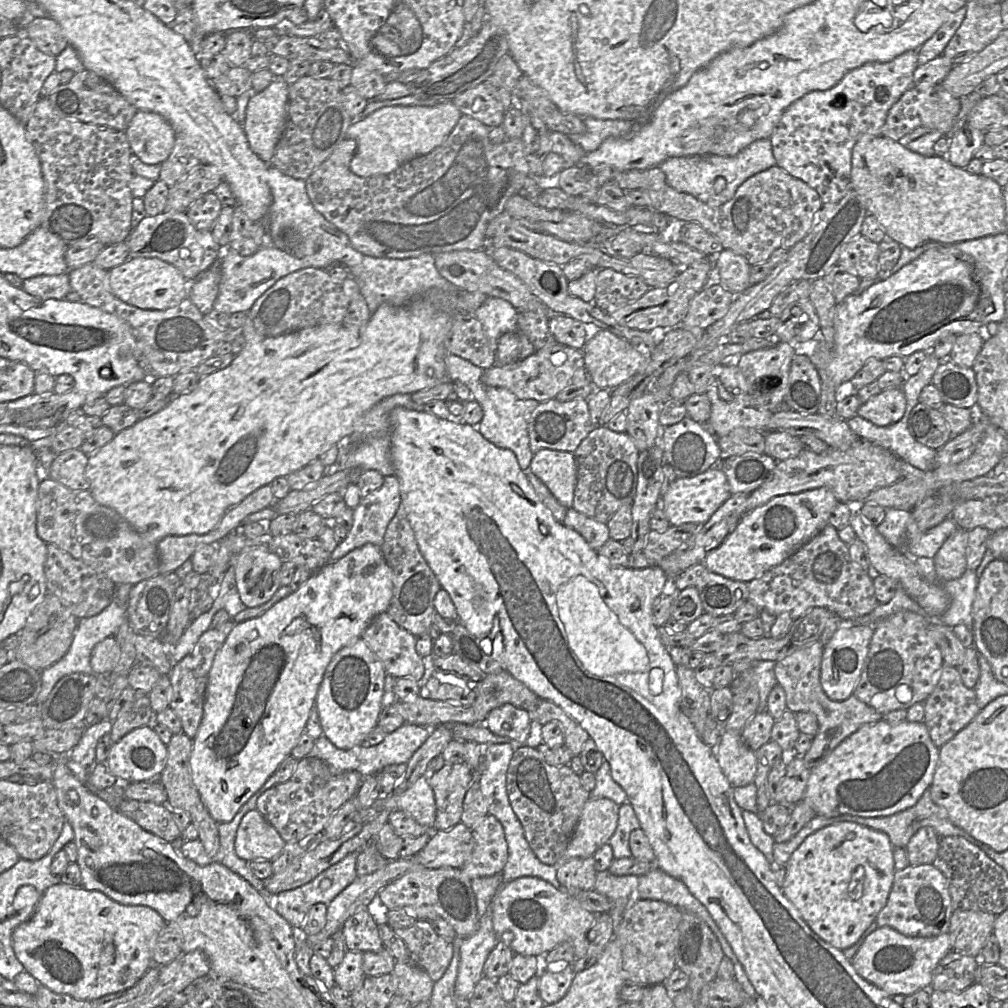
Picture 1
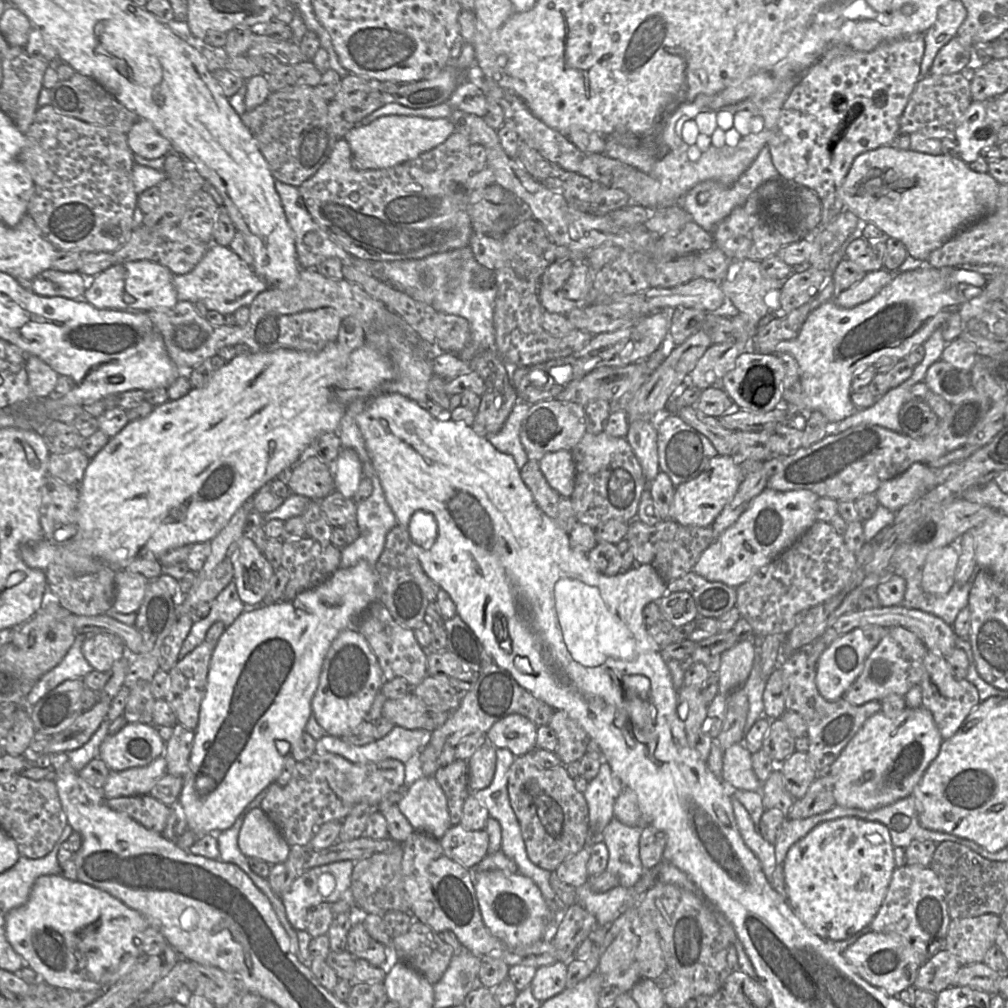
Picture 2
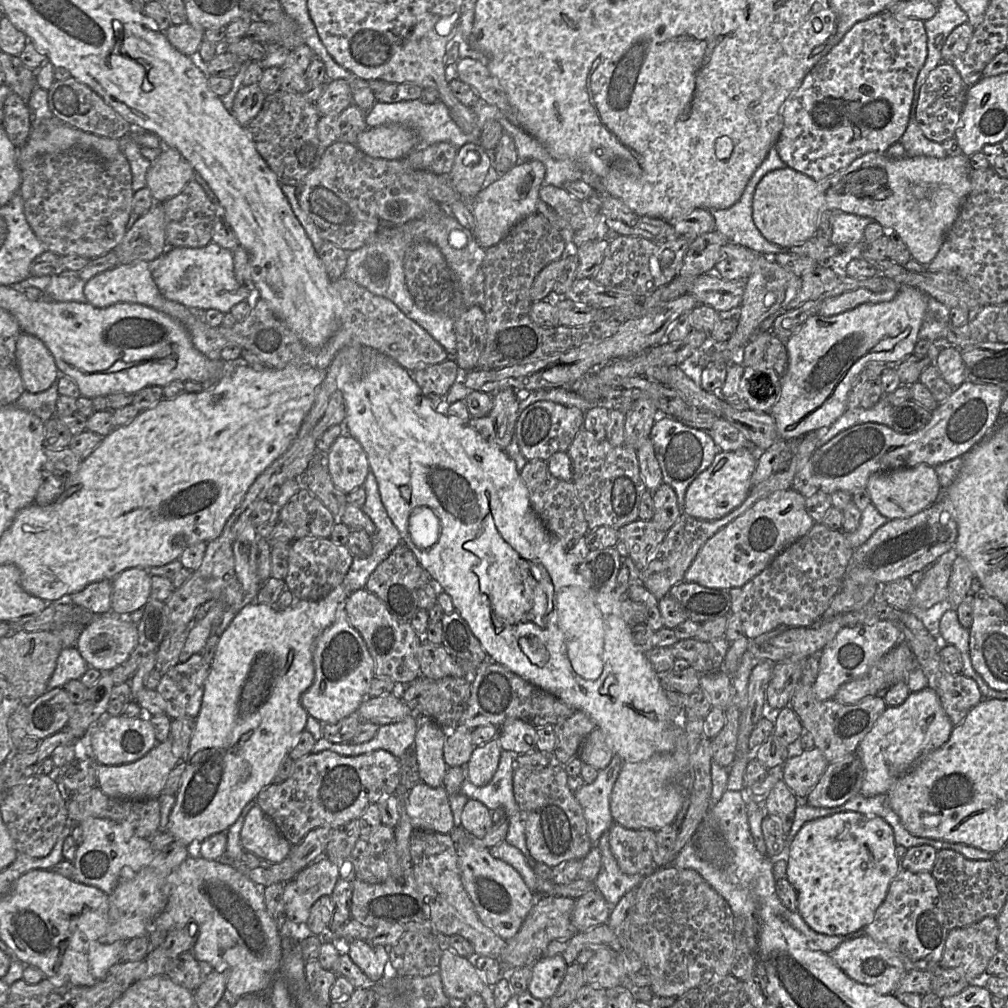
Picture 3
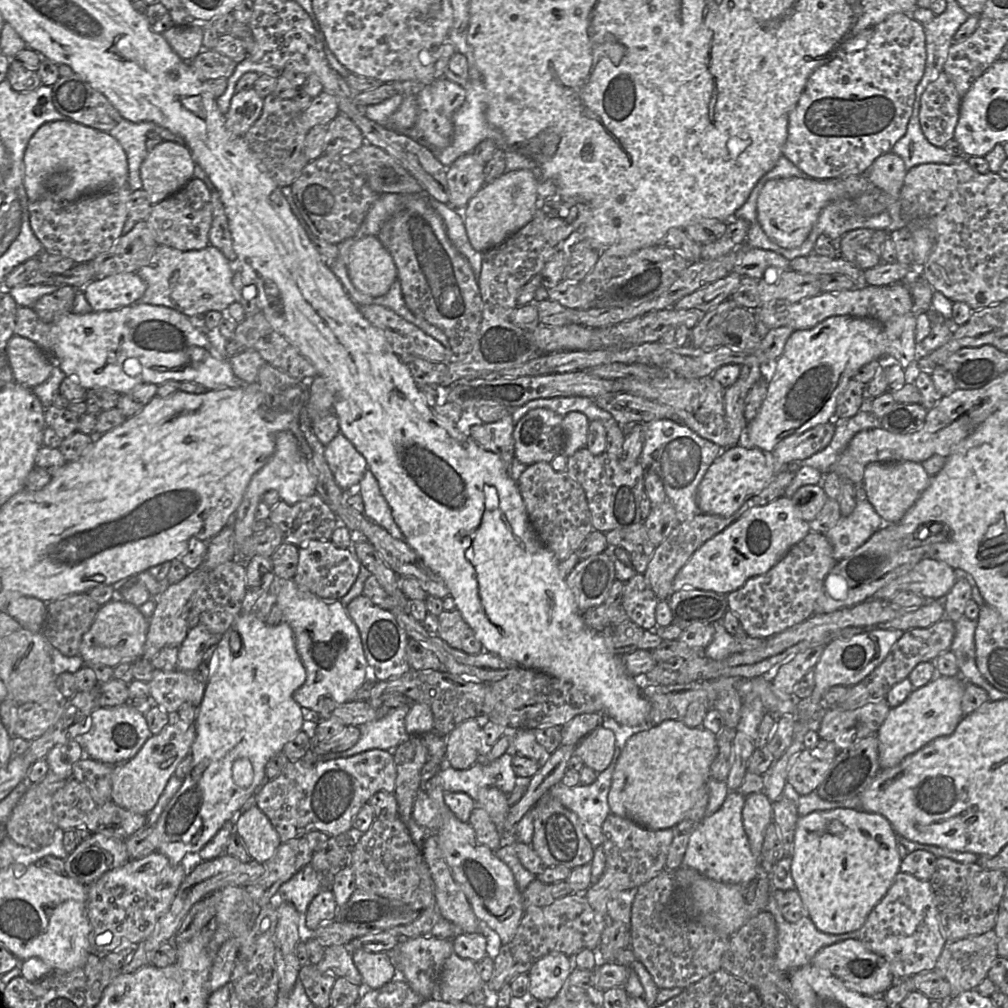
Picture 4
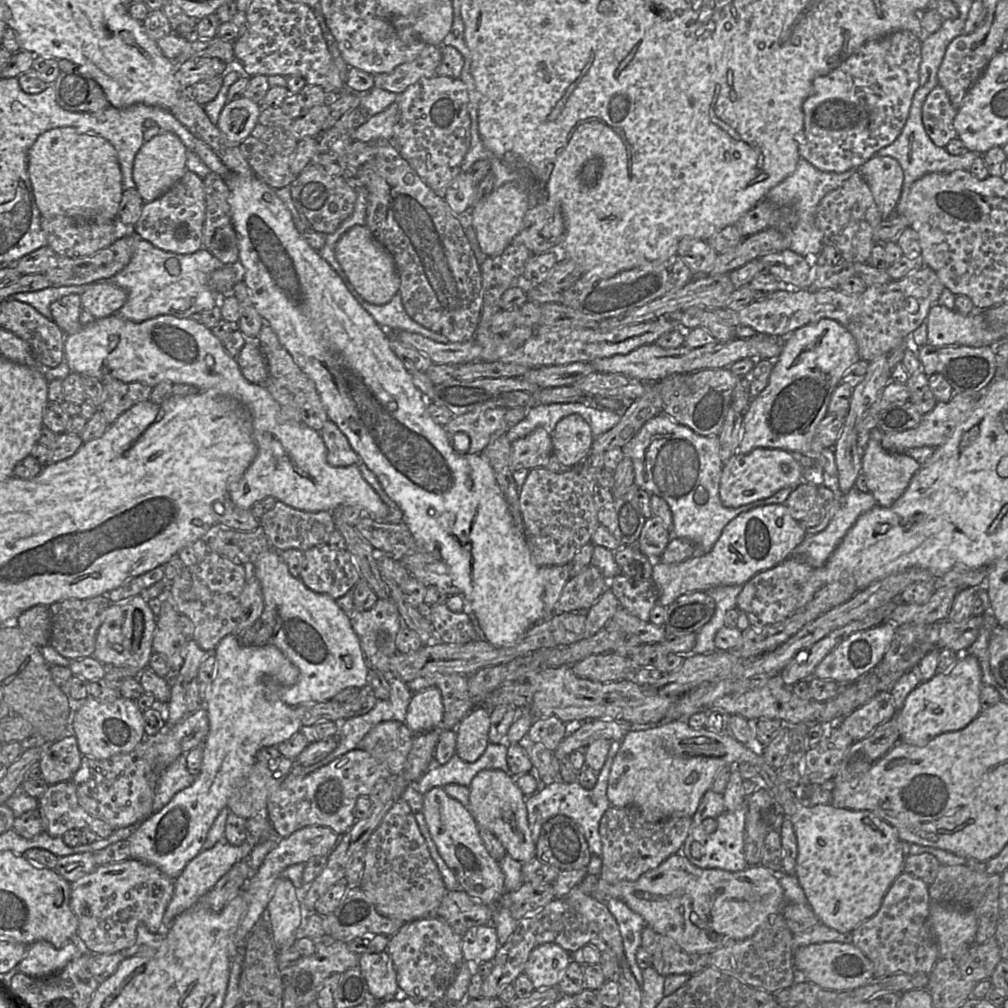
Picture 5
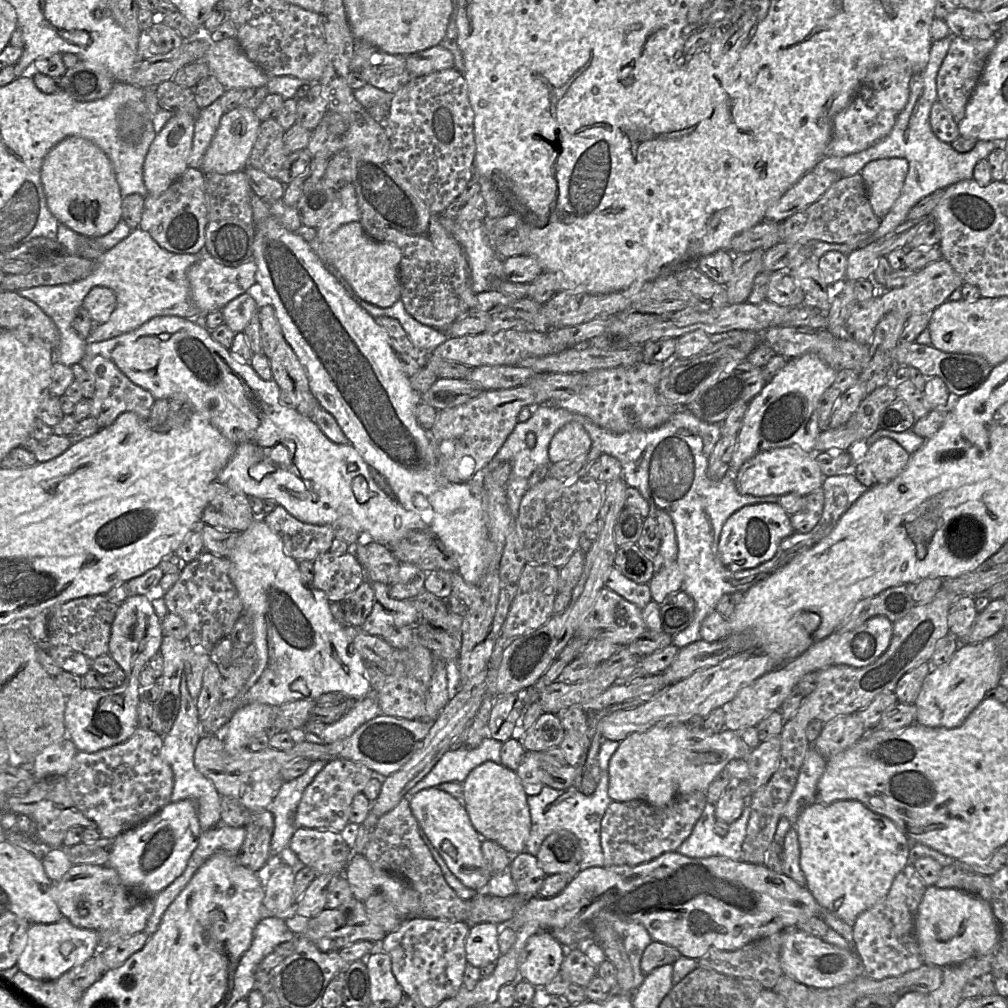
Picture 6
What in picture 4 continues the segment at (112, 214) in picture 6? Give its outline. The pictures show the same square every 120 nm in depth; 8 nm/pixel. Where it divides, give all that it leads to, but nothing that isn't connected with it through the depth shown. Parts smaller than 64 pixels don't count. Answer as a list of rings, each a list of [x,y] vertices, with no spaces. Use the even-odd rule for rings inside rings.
[[[71,120],[47,122],[30,138],[23,157],[24,188],[29,202],[45,196],[45,180],[53,172],[68,175],[68,184],[55,195],[66,201],[128,184],[126,154],[119,142],[107,132]]]

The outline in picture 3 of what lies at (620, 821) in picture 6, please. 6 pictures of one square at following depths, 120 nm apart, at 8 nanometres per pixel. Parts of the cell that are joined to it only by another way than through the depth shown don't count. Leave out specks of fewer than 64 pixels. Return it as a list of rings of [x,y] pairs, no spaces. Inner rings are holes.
[[[613,823],[608,835],[611,852],[623,873],[648,875],[658,869],[653,860],[657,848],[655,831],[632,830]],[[592,890],[576,899],[571,922],[579,932],[584,932],[607,923],[609,917],[609,904],[603,894]]]

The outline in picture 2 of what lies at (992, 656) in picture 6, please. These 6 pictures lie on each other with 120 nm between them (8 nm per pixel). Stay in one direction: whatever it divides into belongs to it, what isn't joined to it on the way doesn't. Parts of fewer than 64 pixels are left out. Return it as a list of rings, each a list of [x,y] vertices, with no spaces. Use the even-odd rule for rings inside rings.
[[[905,708],[897,717],[889,718],[881,711],[871,716],[842,750],[827,773],[834,779],[836,806],[872,811],[910,796],[924,772],[937,757],[943,738],[929,710]]]

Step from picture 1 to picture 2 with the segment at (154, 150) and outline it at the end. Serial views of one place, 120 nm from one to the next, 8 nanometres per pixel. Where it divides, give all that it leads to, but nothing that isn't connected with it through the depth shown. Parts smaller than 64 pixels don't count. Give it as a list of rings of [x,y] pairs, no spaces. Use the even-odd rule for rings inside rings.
[[[138,119],[126,135],[133,154],[145,159],[166,157],[171,152],[171,143],[148,120]]]

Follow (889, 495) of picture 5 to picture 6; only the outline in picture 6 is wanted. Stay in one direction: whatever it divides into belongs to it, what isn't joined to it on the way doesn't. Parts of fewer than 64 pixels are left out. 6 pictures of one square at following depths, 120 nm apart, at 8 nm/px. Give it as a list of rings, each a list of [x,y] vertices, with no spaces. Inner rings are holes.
[[[880,438],[869,445],[863,458],[878,484],[896,478],[906,468],[909,460],[910,454],[891,438]]]

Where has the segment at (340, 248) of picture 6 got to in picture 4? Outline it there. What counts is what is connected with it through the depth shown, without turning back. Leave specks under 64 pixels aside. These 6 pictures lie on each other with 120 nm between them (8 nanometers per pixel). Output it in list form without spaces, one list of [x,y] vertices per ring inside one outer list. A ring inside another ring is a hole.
[[[366,236],[353,244],[347,268],[353,285],[372,297],[385,295],[398,278],[393,258],[378,236]]]

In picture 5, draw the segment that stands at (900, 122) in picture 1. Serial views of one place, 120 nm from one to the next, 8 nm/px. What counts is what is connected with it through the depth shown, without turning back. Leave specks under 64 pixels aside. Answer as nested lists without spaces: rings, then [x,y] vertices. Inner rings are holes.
[[[940,85],[935,86],[927,95],[922,105],[922,123],[936,146],[945,147],[950,140],[957,137],[953,126],[957,111]]]

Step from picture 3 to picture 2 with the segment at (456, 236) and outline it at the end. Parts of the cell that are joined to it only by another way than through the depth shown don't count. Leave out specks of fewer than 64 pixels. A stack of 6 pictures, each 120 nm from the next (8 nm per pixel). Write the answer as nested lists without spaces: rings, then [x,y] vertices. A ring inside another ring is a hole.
[[[466,246],[432,254],[427,258],[370,262],[366,273],[372,274],[382,281],[390,281],[400,291],[431,306],[436,311],[465,318],[470,325],[471,341],[457,355],[469,363],[481,351],[491,350],[498,353],[493,322],[497,294],[495,277],[494,285],[489,288],[481,288],[478,285],[478,275],[482,269],[483,265],[477,262],[471,247]],[[452,278],[458,279],[459,285],[455,289],[448,289],[448,281]]]

